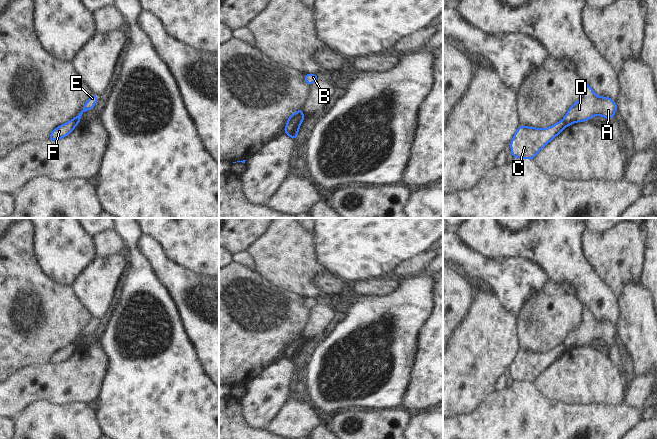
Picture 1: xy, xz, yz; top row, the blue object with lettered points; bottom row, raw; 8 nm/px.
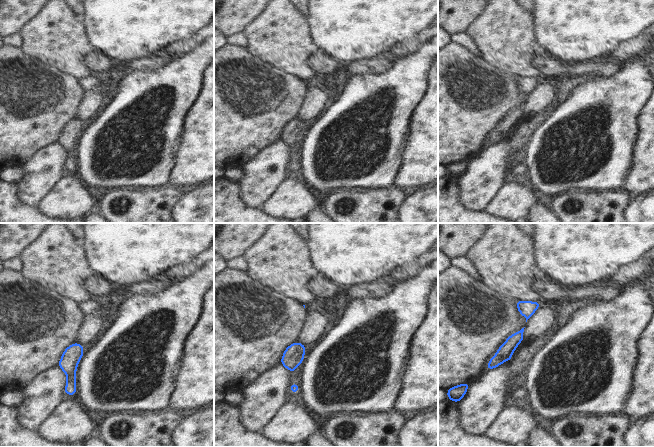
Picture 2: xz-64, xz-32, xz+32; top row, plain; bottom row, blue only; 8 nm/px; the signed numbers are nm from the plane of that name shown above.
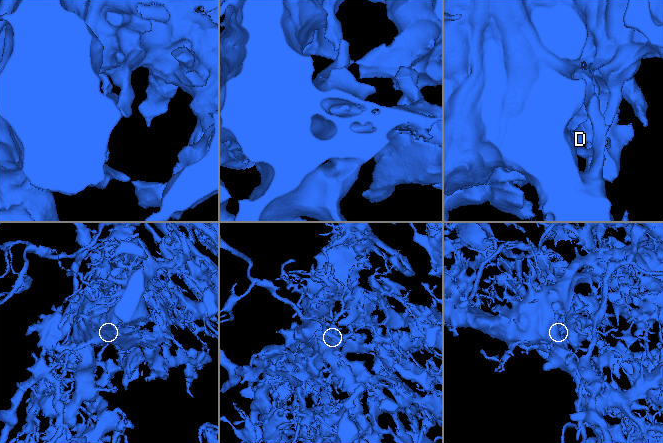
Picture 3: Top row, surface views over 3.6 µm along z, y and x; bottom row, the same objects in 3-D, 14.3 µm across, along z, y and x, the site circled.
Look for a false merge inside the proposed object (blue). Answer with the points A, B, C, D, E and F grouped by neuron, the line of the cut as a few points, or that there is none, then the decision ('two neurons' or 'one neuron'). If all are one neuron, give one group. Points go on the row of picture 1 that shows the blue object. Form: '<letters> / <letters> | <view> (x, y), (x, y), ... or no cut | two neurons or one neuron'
A D E / B C F | xz (302, 113), (296, 114), (287, 124) | two neurons

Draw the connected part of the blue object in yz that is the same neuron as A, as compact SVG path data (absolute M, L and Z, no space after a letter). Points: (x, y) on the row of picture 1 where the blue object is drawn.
M584 82L580 100L569 108L563 121L569 126L576 122L588 121L595 115L611 119L617 108L617 104L610 97L597 96L590 85Z

